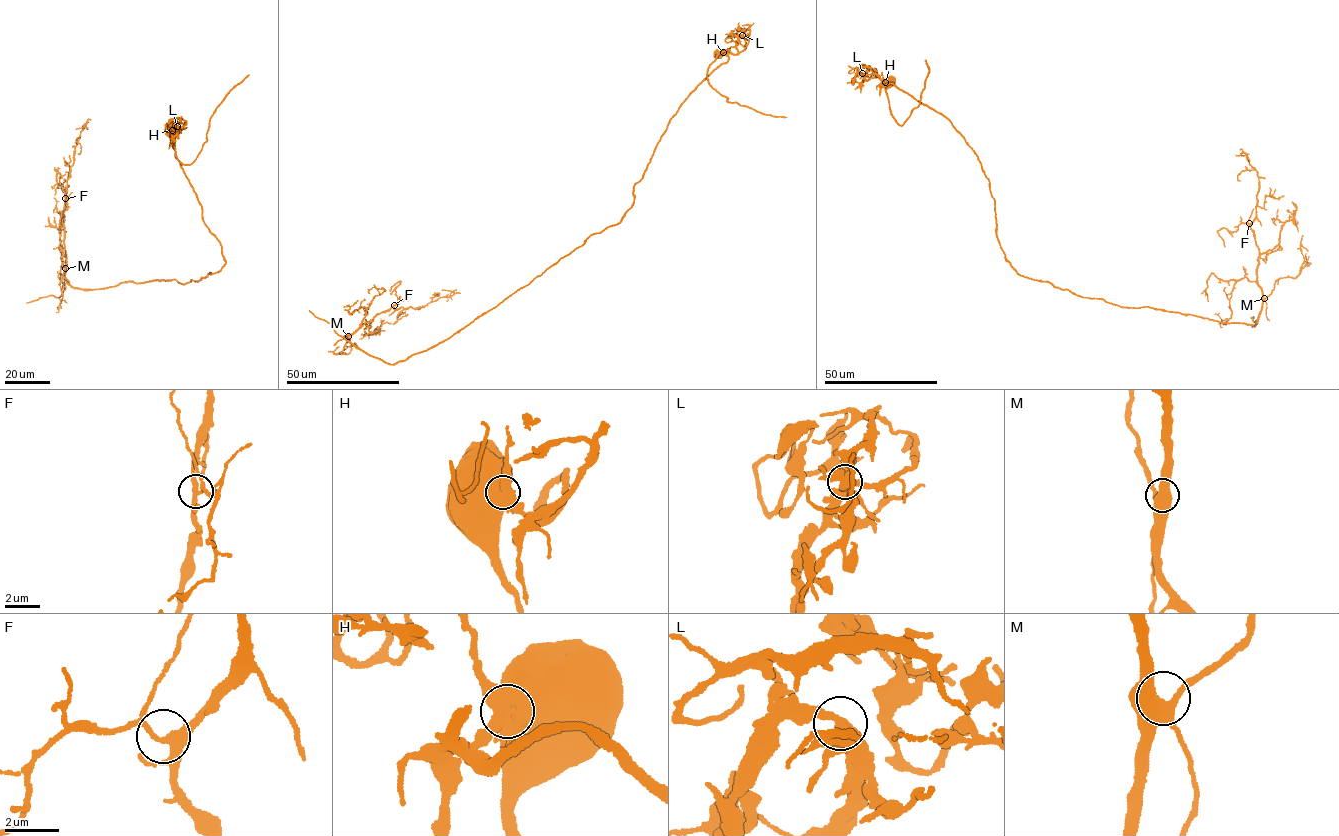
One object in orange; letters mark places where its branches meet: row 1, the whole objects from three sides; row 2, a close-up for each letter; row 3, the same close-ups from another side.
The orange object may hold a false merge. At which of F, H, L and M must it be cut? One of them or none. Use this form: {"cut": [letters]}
{"cut": ["H"]}

